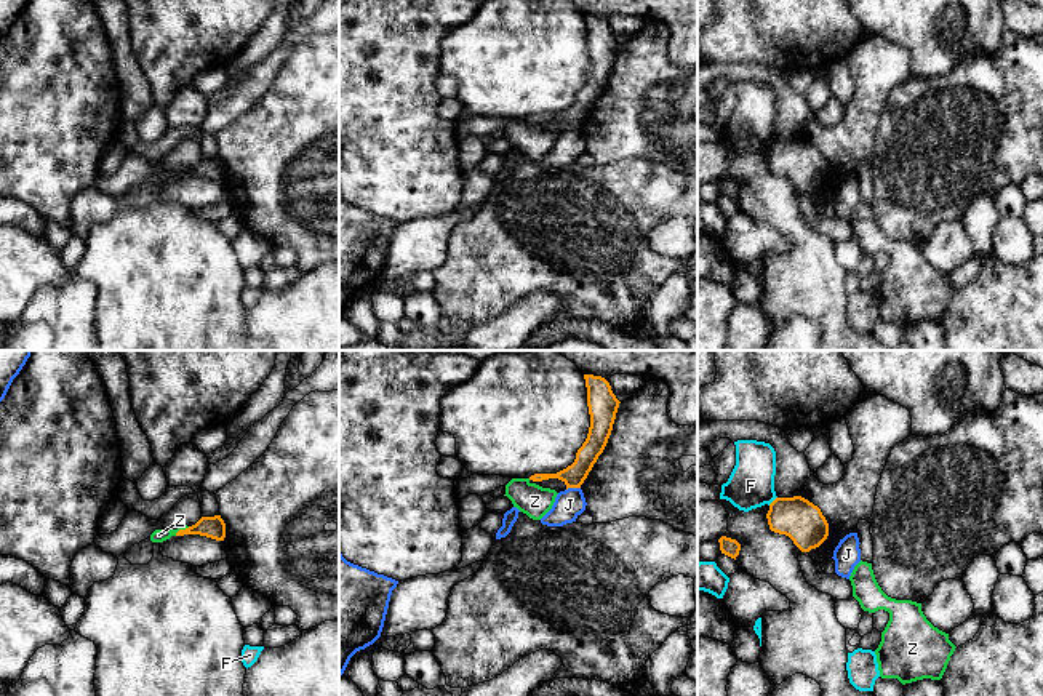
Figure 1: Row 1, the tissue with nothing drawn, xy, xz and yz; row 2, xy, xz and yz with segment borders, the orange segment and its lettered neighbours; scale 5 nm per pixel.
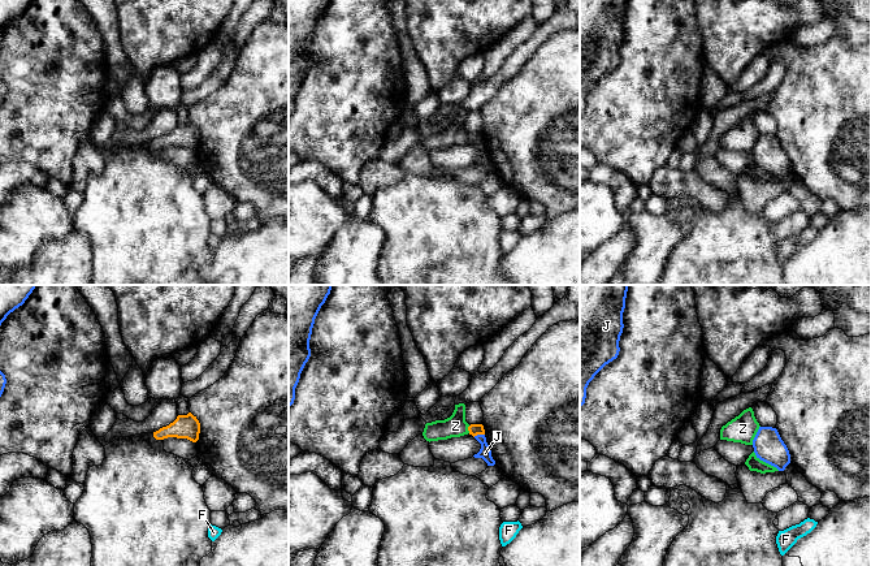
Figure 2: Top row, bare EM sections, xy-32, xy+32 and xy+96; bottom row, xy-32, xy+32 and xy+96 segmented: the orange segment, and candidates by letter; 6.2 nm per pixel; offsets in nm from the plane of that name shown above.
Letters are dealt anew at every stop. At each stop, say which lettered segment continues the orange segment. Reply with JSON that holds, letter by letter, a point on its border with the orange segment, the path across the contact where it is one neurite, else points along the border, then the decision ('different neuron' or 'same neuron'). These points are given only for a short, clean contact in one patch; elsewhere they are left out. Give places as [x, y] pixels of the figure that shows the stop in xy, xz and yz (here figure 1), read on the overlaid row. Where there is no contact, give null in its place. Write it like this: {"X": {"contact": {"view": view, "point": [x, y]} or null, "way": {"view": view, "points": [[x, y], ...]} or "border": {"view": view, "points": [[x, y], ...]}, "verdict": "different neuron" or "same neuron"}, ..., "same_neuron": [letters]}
{"F": {"contact": {"view": "yz", "point": [773, 501]}, "verdict": "different neuron"}, "J": {"contact": {"view": "xz", "point": [573, 487]}, "border": {"view": "xz", "points": [[579, 487], [567, 490]]}, "verdict": "different neuron"}, "Z": {"contact": {"view": "xy", "point": [181, 530]}, "border": {"view": "xy", "points": [[189, 527], [181, 528], [175, 535]]}, "verdict": "different neuron"}, "same_neuron": []}

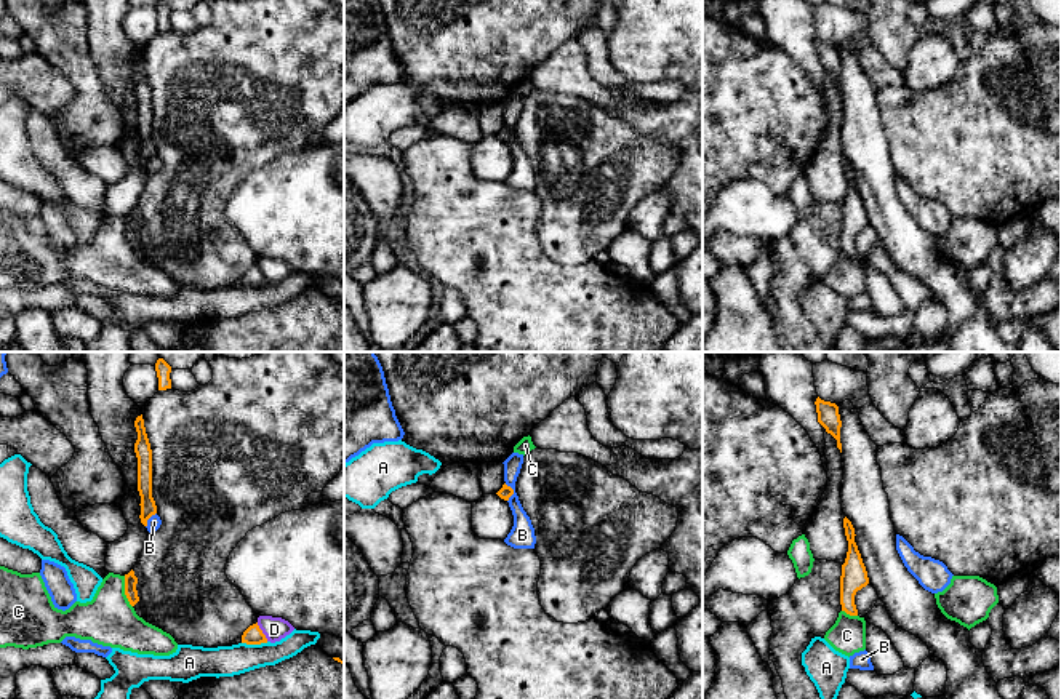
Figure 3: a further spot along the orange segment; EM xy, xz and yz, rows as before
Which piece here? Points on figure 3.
{"A": {"contact": {"view": "xy", "point": [255, 643]}, "verdict": "different neuron"}, "B": {"contact": {"view": "xz", "point": [512, 491]}, "border": {"view": "xz", "points": [[504, 483], [512, 490], [508, 501]]}, "verdict": "different neuron"}, "C": {"contact": {"view": "xy", "point": [125, 592]}, "border": {"view": "xy", "points": [[124, 576], [124, 594], [132, 607]]}, "verdict": "different neuron"}, "D": {"contact": {"view": "xy", "point": [261, 632]}, "verdict": "different neuron"}, "same_neuron": []}

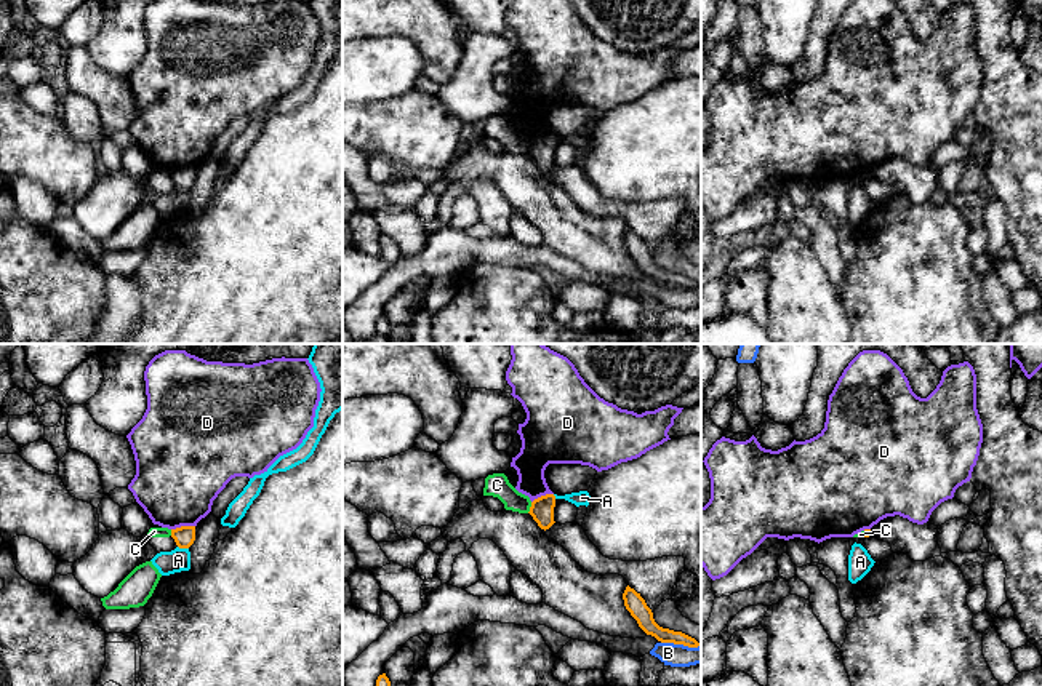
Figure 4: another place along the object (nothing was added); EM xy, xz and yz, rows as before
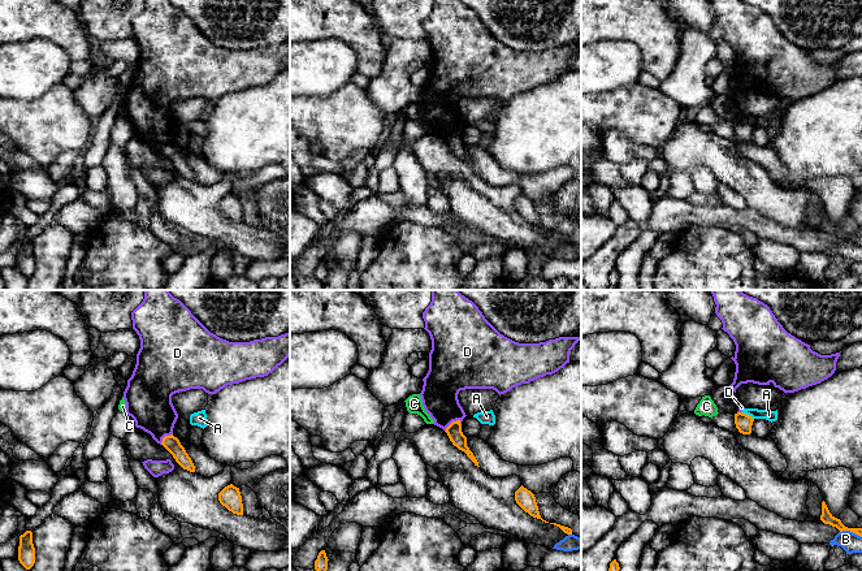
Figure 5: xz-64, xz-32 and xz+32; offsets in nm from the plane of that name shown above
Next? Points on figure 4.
{"A": {"contact": {"view": "xy", "point": [183, 547]}, "border": {"view": "xy", "points": [[178, 546], [188, 549]]}, "verdict": "different neuron"}, "B": {"contact": {"view": "xz", "point": [681, 643]}, "verdict": "different neuron"}, "C": {"contact": {"view": "xz", "point": [530, 507]}, "border": {"view": "xz", "points": [[532, 502], [527, 512]]}, "verdict": "different neuron"}, "D": {"contact": {"view": "xy", "point": [183, 526]}, "verdict": "different neuron"}, "same_neuron": []}

